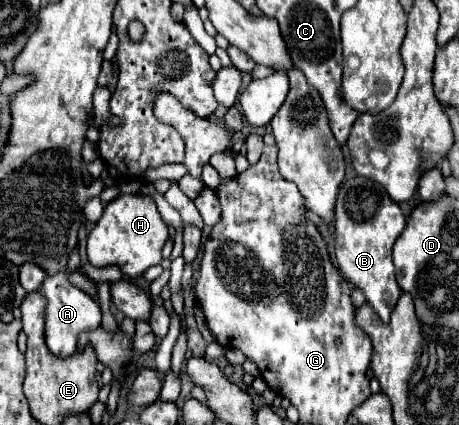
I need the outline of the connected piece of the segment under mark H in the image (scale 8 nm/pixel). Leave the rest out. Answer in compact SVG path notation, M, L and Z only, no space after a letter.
M121 194L105 204L103 216L93 226L87 238L87 254L93 266L119 264L125 276L143 276L149 266L163 262L163 246L169 238L169 228L161 220L157 204L151 196L143 194Z

